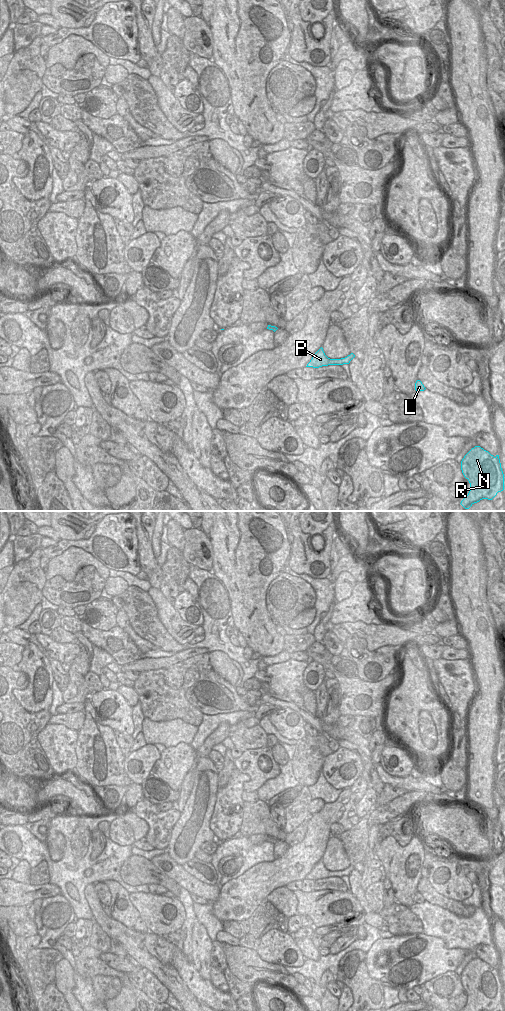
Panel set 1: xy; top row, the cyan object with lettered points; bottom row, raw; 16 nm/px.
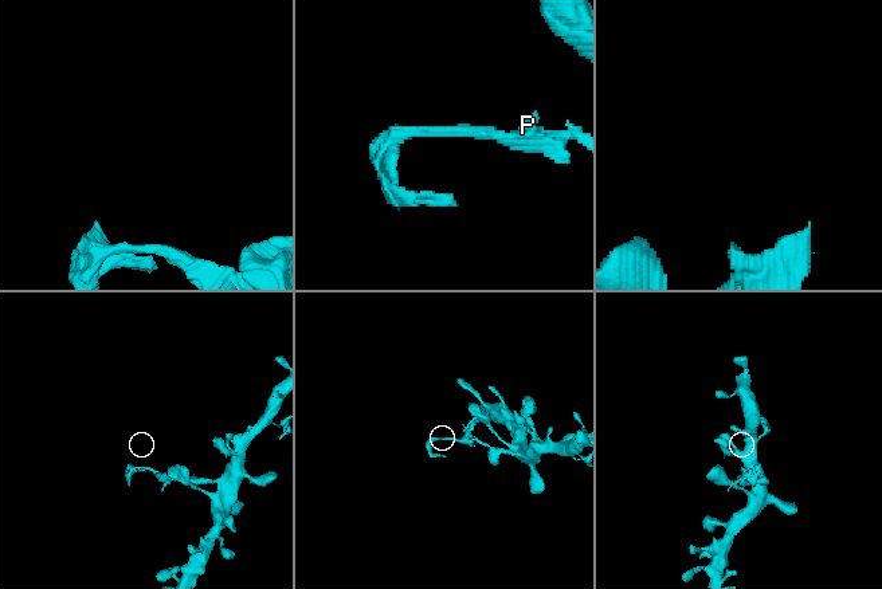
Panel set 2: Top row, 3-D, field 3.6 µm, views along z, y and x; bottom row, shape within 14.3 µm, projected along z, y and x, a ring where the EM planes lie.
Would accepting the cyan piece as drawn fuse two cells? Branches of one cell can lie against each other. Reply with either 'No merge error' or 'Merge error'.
Merge error

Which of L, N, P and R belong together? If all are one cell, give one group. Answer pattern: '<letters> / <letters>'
L N R / P

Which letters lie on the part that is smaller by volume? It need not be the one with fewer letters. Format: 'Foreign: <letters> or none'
Foreign: P

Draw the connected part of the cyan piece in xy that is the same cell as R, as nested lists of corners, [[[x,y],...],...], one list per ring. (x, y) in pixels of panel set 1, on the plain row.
[[[475,958],[464,968],[461,982],[470,995],[470,1003],[464,1011],[493,1011],[504,1002],[499,967],[494,969],[480,958]]]

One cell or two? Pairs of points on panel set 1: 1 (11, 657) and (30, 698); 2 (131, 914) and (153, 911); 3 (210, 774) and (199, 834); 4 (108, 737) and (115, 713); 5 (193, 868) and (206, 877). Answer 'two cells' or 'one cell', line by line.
1: two cells
2: two cells
3: one cell
4: two cells
5: one cell

